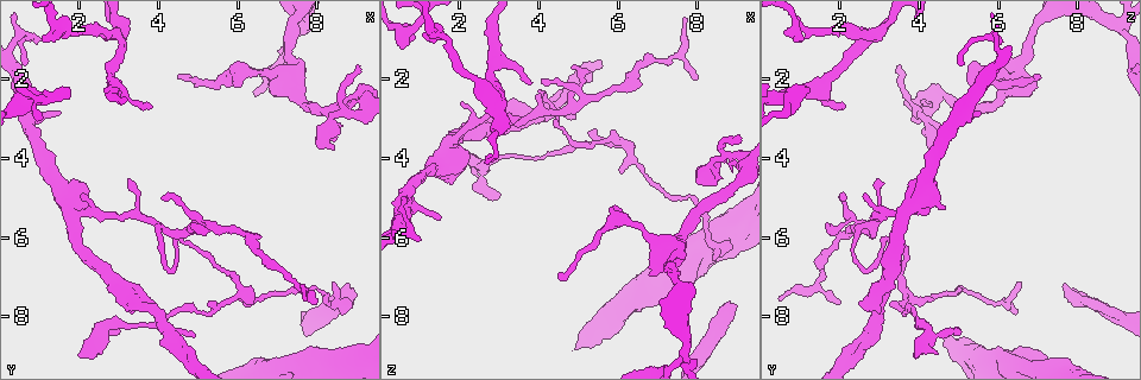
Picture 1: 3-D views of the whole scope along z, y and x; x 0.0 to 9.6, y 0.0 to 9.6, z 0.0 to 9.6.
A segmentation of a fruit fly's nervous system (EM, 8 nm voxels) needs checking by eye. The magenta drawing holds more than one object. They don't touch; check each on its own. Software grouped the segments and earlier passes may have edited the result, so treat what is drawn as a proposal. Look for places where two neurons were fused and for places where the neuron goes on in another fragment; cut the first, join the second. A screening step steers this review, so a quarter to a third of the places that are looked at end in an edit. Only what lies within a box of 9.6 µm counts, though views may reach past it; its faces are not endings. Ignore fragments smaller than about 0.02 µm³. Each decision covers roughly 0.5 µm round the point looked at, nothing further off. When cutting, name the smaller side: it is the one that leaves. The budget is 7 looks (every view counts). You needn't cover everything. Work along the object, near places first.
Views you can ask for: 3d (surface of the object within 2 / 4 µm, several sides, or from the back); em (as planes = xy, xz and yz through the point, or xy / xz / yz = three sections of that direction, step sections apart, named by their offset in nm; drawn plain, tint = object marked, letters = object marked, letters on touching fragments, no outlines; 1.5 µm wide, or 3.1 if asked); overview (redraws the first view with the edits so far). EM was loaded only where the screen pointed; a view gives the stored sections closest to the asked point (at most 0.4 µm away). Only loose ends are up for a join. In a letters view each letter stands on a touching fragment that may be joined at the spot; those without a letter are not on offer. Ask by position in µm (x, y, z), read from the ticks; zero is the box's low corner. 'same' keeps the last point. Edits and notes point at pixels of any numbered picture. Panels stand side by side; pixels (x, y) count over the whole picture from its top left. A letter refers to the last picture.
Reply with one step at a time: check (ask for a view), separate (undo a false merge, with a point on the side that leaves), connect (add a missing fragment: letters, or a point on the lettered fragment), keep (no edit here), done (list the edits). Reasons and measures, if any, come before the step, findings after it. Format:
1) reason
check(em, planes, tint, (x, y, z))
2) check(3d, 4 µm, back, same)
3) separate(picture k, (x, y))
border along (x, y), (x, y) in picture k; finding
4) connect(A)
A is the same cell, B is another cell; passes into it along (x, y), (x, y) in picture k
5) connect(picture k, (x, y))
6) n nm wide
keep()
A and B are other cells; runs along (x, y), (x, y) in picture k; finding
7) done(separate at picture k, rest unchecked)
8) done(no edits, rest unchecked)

thin neck
check(em, yz, step 8, letters, (6.45, 1.90, 5.65))

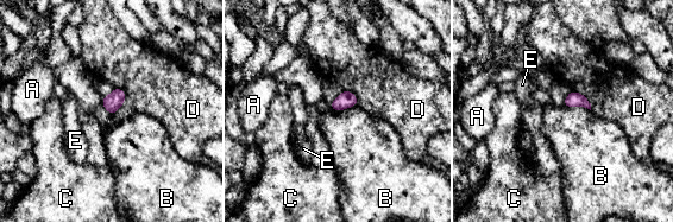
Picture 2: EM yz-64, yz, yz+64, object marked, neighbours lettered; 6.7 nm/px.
check(em, planes, letters, same)

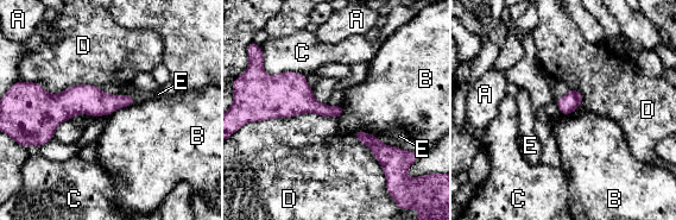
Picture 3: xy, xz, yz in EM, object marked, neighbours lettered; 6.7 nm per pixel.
keep()
A, B, C, D and E are other cells; border along (134, 102), (117, 108), (107, 117) in picture 3; one neuron here

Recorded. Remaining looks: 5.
calibre changes
check(3d, 2 µm, (8.75, 2.70, 3.90))

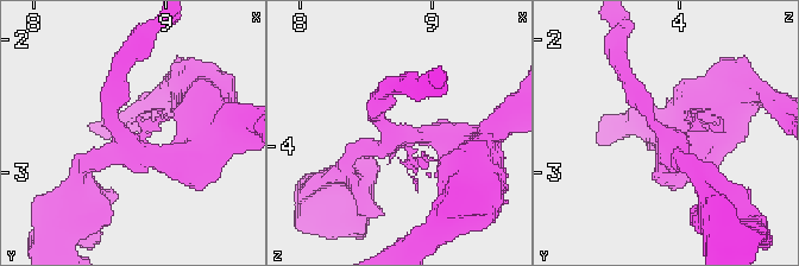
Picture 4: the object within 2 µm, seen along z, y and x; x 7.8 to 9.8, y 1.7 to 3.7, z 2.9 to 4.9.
check(em, xz, step 4, letters, (8.72, 2.78, 3.92))

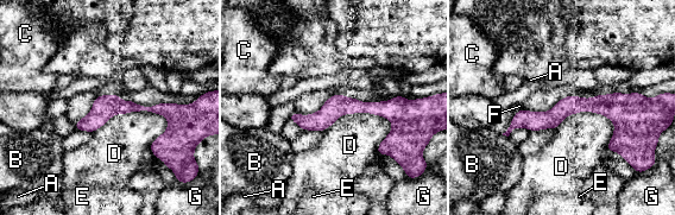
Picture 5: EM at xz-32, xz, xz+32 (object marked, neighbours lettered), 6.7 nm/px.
keep()
A, B, C, D, E, F and G are other cells; one neuron here

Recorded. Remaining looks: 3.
free end
check(3d, 2 µm, (3.80, 2.65, 2.15))

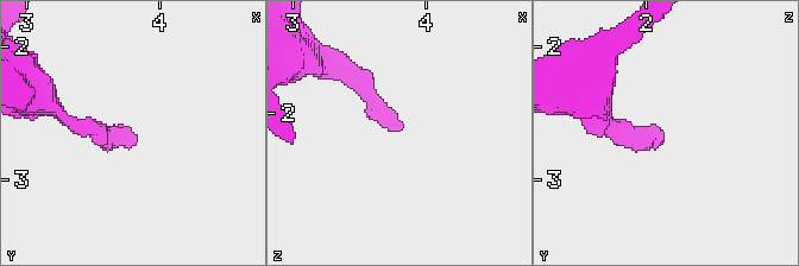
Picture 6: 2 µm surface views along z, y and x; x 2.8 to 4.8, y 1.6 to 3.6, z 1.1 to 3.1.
check(em, xy, step 4, tint, (3.82, 2.66, 2.14))

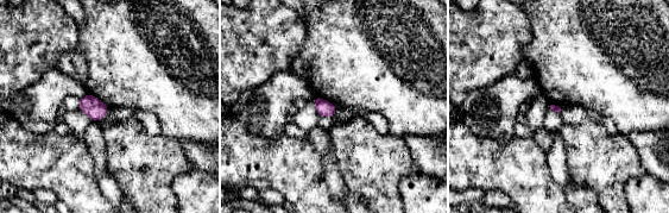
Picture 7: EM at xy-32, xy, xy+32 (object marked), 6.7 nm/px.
cut it another way
check(em, planes, letters, same)

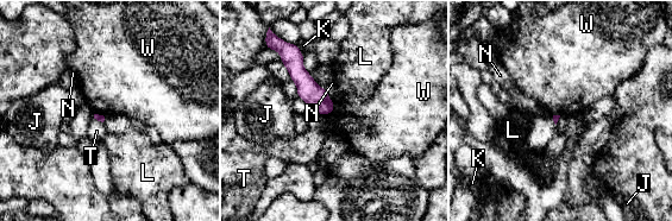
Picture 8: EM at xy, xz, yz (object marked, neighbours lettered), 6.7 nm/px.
keep()
J, K, L, N, T and W are other cells; runs along (297, 54), (297, 74), (328, 109) in picture 8; none of them fits

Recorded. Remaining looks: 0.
done(no edits, rest unchecked)

